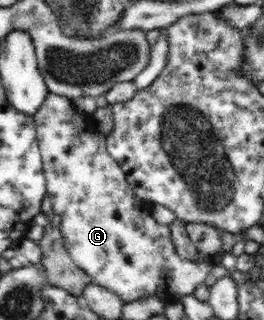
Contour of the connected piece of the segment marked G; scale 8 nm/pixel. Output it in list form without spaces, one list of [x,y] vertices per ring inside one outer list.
[[[51,92],[45,96],[41,107],[39,107],[33,116],[37,130],[36,134],[40,154],[42,155],[44,163],[46,191],[49,194],[49,198],[51,198],[54,214],[57,214],[57,217],[61,220],[59,227],[60,233],[62,234],[65,249],[69,252],[69,256],[71,256],[73,262],[89,274],[93,284],[100,285],[101,287],[105,287],[109,291],[116,293],[124,303],[139,301],[141,298],[157,293],[157,290],[163,291],[166,296],[169,295],[173,297],[193,294],[194,289],[199,284],[203,284],[207,275],[211,273],[211,264],[193,263],[189,260],[185,260],[177,253],[175,244],[173,244],[173,238],[171,238],[171,228],[166,224],[158,224],[151,216],[150,205],[148,203],[141,202],[141,200],[133,194],[133,188],[129,186],[125,172],[121,170],[117,161],[111,157],[111,154],[106,148],[106,136],[99,132],[95,133],[93,131],[89,131],[86,124],[87,119],[83,119],[83,115],[81,115],[81,125],[83,125],[83,127],[81,127],[81,131],[77,131],[77,129],[79,129],[79,113],[75,111],[74,103],[69,98],[65,98],[65,96],[55,95]]]

